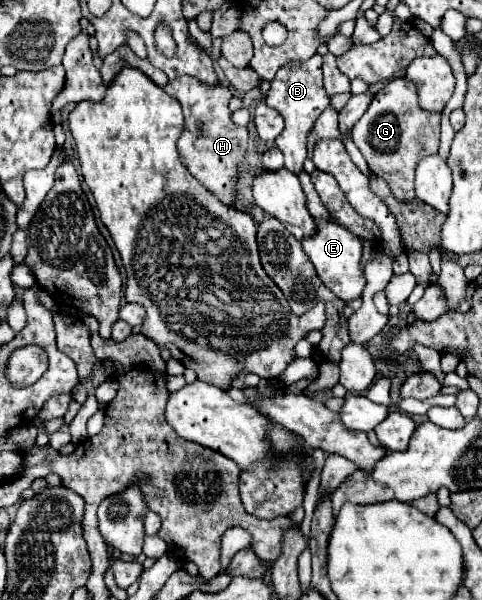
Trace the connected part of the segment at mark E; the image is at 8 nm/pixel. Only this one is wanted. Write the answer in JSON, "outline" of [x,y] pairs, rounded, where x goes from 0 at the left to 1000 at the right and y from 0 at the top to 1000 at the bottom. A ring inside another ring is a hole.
{"outline":[[[660,368],[660,388],[647,398],[627,398],[627,412],[635,418],[635,425],[643,428],[643,435],[651,438],[660,462],[668,465],[668,472],[689,482],[710,502],[734,502],[743,495],[751,495],[755,475],[759,475],[759,462],[751,455],[751,402],[726,388],[722,382],[689,372],[689,368]]]}

